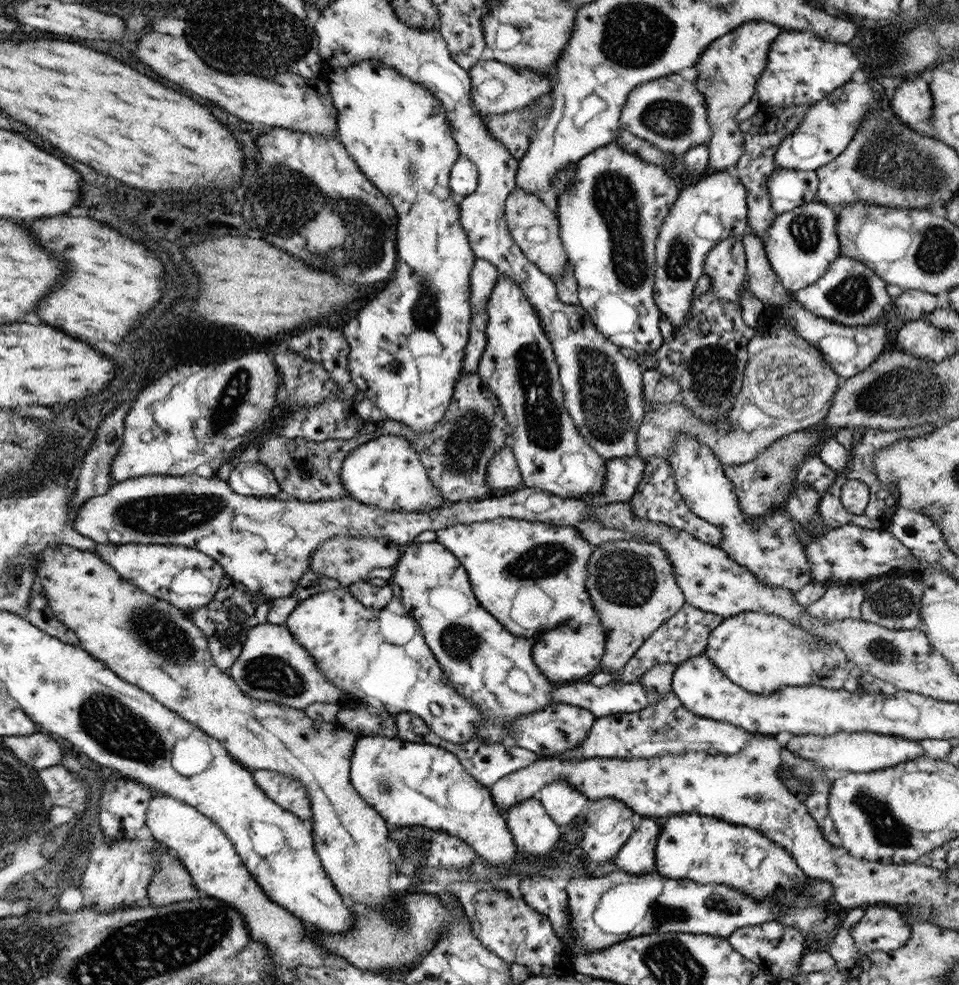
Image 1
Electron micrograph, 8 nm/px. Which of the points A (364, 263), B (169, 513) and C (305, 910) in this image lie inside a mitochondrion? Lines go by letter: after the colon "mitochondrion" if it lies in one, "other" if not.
A: mitochondrion
B: mitochondrion
C: other

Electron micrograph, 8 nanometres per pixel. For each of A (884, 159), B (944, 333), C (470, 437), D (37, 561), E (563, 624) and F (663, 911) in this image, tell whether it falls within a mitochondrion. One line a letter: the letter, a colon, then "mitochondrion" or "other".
A: mitochondrion
B: mitochondrion
C: mitochondrion
D: other
E: other
F: mitochondrion

